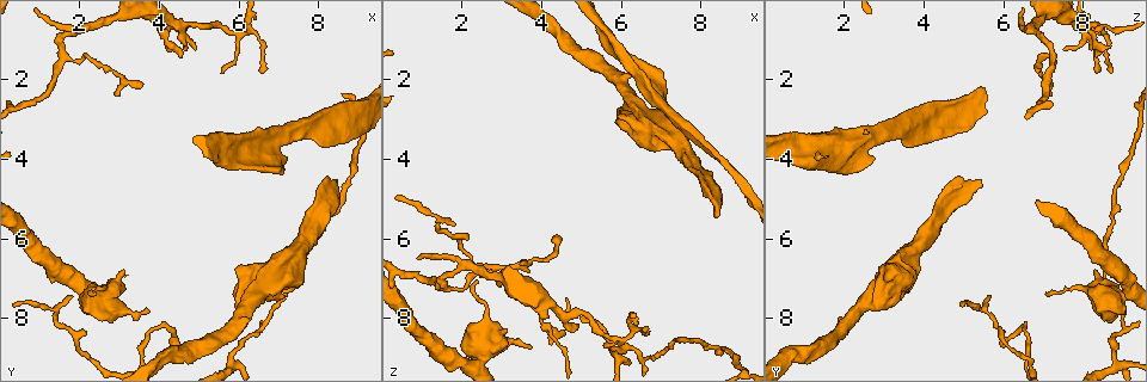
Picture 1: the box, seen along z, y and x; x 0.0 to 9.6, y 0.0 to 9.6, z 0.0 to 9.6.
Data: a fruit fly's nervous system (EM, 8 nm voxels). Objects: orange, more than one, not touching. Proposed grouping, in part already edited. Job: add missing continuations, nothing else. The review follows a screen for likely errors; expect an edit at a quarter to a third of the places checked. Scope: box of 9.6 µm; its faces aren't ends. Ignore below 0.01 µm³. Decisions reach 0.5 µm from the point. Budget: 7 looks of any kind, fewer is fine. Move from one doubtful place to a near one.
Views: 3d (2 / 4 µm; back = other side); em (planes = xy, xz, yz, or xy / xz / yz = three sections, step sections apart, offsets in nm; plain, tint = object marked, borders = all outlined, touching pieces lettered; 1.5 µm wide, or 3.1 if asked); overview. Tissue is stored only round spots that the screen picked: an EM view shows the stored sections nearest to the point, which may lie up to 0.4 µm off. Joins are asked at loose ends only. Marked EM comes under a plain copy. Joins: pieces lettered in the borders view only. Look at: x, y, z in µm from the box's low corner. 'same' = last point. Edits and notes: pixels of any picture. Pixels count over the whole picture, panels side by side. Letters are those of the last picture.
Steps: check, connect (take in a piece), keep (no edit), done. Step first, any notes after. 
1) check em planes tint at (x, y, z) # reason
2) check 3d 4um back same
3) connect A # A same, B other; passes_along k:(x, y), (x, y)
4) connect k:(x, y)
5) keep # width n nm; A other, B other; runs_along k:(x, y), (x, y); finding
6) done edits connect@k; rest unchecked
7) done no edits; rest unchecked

check em planes borders at (8.05, 4.65, 4.60) # branch stops here

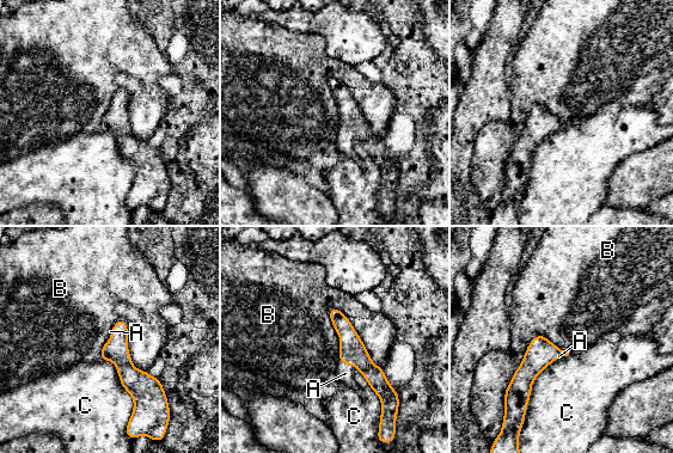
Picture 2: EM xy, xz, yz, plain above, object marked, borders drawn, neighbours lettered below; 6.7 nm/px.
connect A # A same, B other, C other; passes_along 2:(352, 352), (343, 363), (346, 373); the neuron continues

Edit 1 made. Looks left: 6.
check em planes borders at (5.65, 3.40, 0.85) # branch stops here

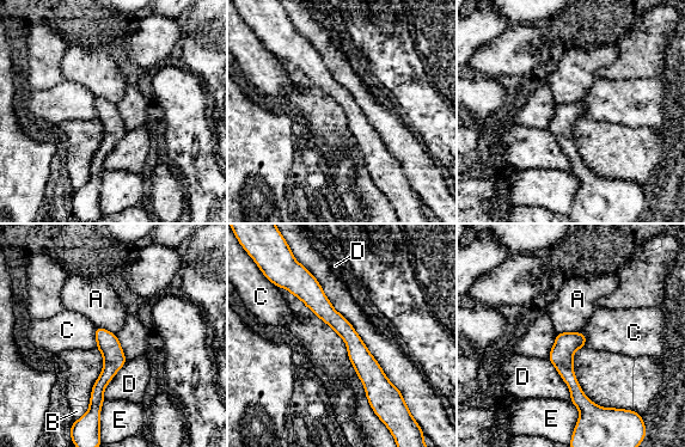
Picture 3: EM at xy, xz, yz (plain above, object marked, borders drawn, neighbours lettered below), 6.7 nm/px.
keep # A other, B other, C other, D other, E other; border 3:(96, 326), (95, 348); no lettered piece goes on from it

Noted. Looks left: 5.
check 3d 4um at (3.80, 7.80, 8.75) # free end

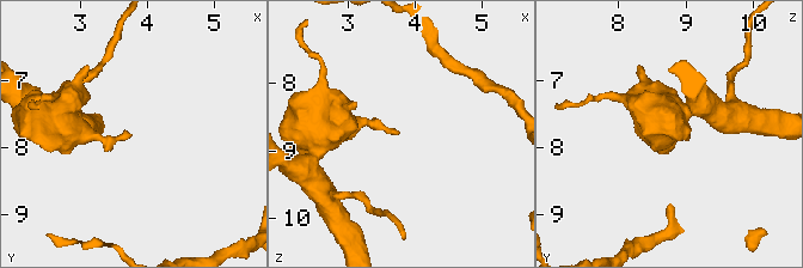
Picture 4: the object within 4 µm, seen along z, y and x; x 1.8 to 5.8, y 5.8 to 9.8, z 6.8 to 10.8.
check em 3.1um planes borders at (3.80, 7.80, 8.70) # shape alone is not enough

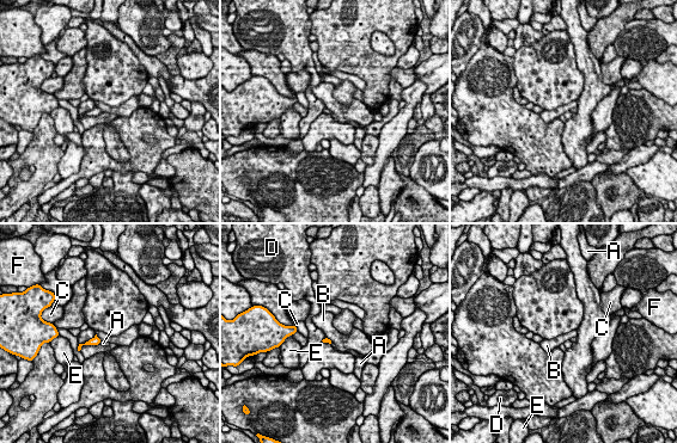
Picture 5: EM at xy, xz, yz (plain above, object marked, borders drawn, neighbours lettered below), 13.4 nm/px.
keep # A other, B other, C other, D other, E other, F other; border 5:(96, 333), (102, 340); no lettered piece goes on from it

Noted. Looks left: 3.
done edits connect@2; rest unchecked

